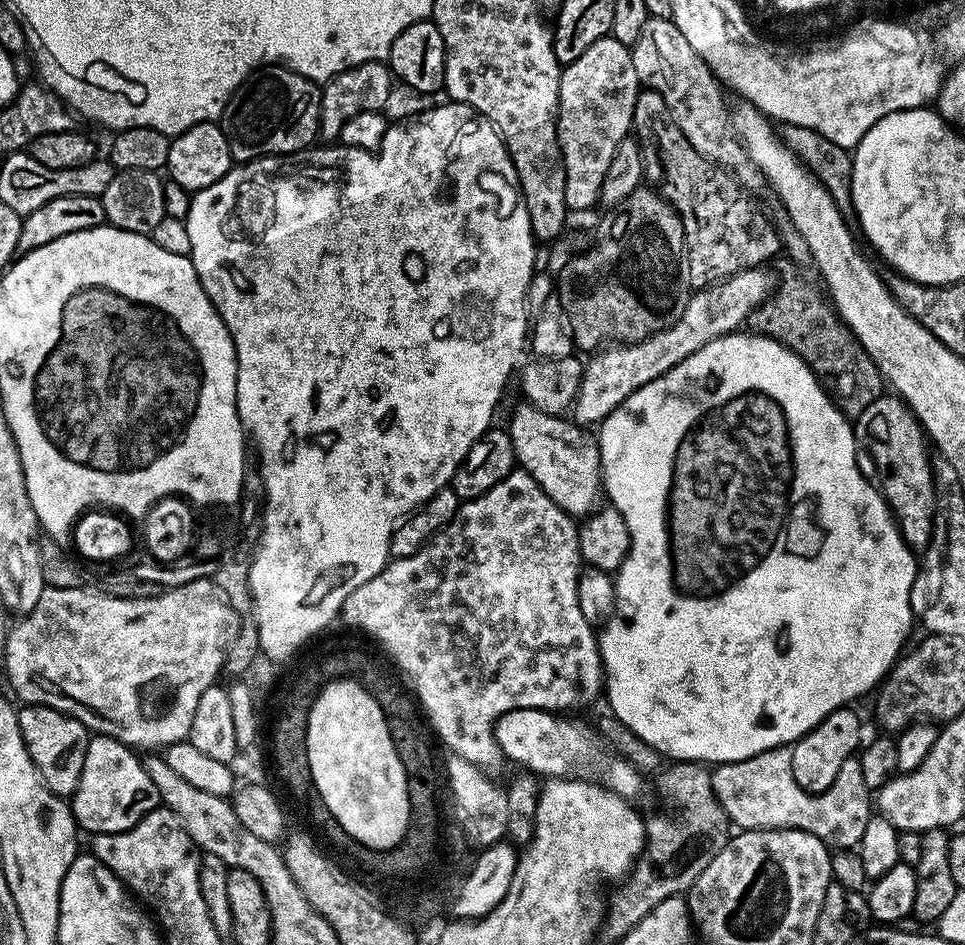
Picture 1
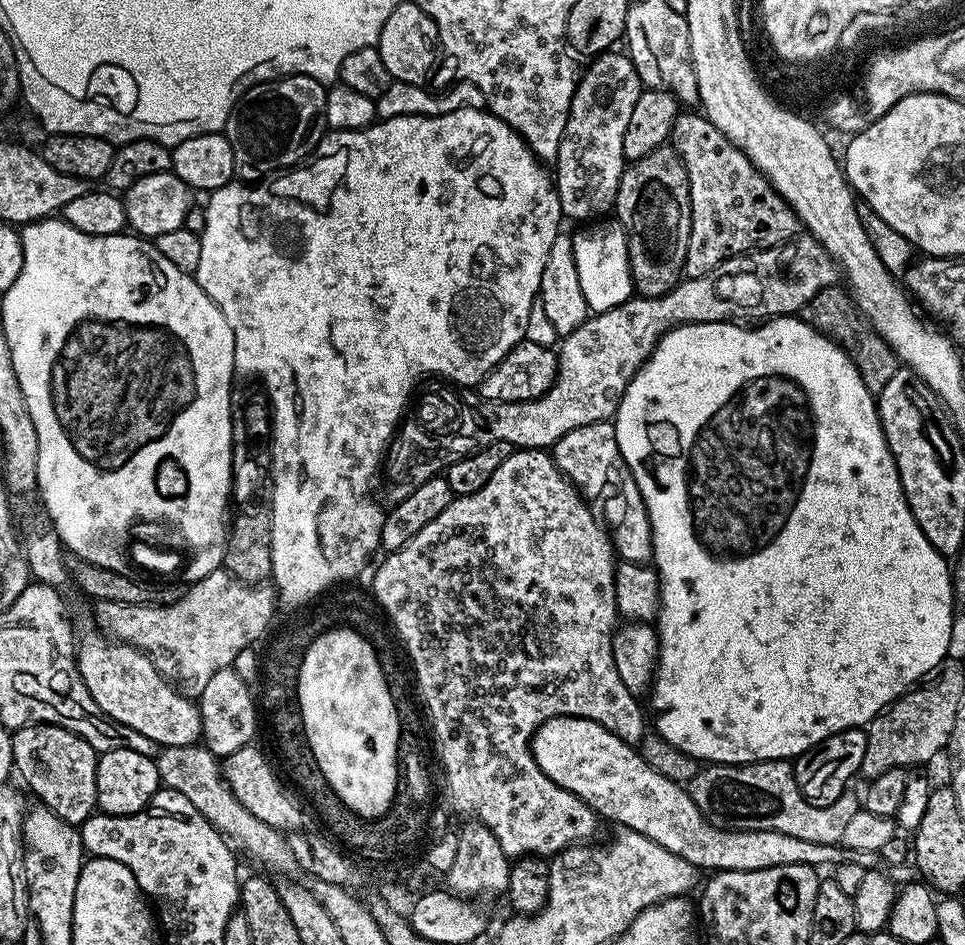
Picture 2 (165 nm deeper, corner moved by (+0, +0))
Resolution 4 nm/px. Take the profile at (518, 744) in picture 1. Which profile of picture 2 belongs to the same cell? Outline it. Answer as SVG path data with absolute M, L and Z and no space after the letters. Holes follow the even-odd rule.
M582 716L548 719L532 736L532 753L539 769L552 782L586 802L597 817L657 841L664 849L680 855L700 870L745 872L794 864L835 868L846 862L857 862L858 866L872 870L880 862L879 853L874 851L854 850L840 844L806 842L788 834L778 834L777 831L716 828L701 814L683 785L658 774L633 745L592 719Z

